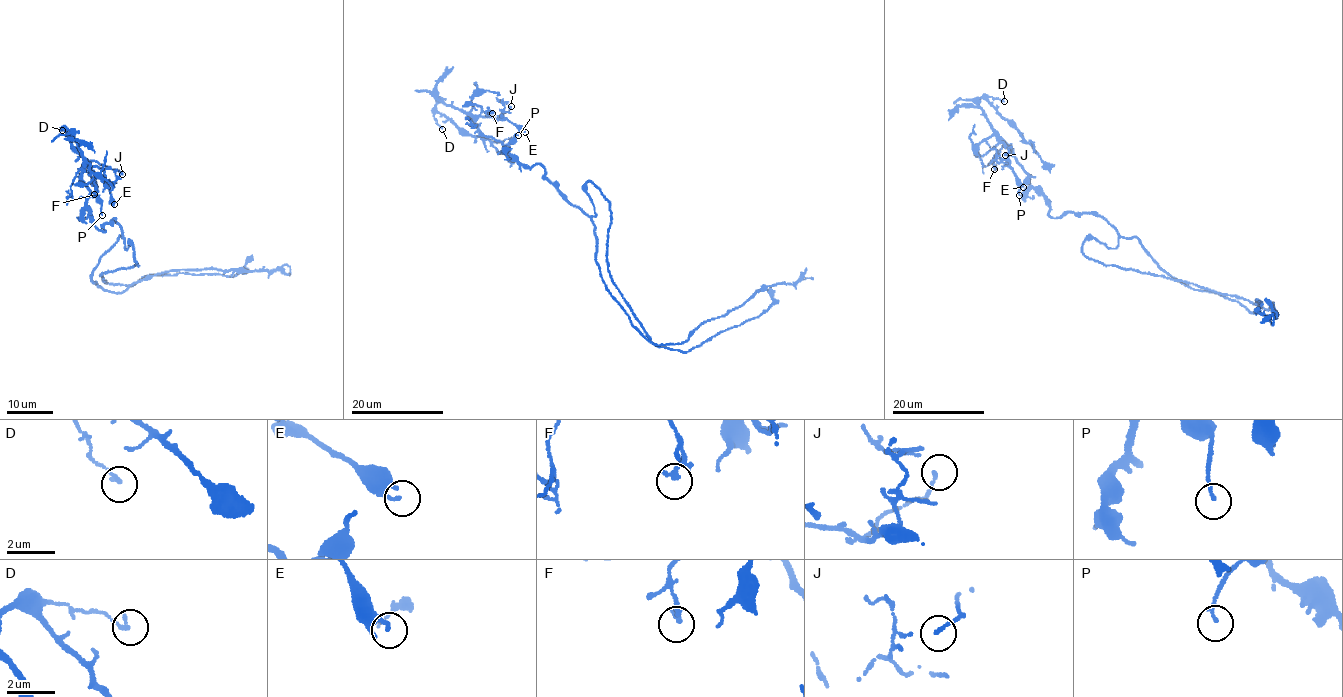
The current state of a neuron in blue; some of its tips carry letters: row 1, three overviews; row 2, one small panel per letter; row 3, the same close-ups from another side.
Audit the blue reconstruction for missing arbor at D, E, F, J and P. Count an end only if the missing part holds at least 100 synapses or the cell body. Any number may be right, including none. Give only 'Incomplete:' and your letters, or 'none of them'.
Incomplete: none of them

